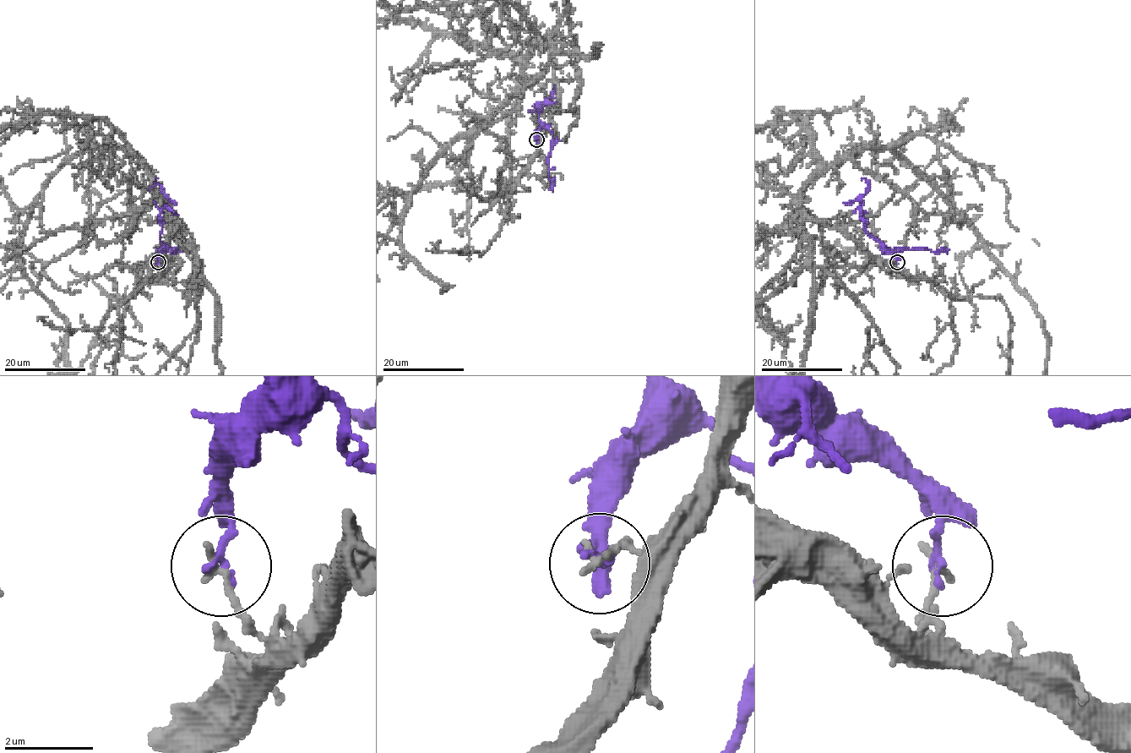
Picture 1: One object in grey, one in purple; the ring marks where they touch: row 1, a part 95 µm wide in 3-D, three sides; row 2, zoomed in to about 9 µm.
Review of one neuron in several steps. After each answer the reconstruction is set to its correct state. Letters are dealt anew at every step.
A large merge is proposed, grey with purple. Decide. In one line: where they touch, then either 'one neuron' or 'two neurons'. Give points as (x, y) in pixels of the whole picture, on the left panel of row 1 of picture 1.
at (158, 262); two neurons

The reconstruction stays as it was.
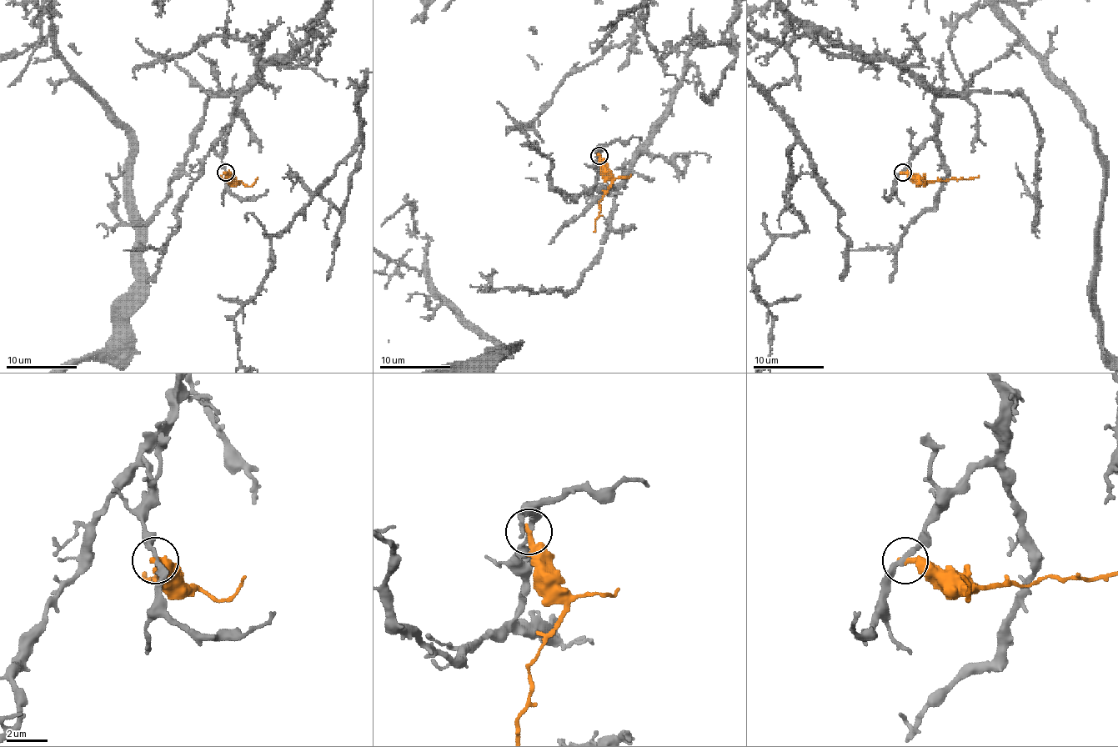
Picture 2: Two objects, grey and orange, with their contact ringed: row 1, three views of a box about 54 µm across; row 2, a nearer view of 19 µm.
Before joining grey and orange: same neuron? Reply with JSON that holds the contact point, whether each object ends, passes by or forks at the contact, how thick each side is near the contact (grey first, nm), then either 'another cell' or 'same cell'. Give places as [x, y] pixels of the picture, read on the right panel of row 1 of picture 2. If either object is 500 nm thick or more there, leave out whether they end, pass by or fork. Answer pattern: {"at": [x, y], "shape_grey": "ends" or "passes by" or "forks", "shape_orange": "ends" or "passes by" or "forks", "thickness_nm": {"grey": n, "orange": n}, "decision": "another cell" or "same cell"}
{"at": [902, 172], "shape_grey": "passes by", "shape_orange": "ends", "thickness_nm": {"grey": 240, "orange": 360}, "decision": "another cell"}

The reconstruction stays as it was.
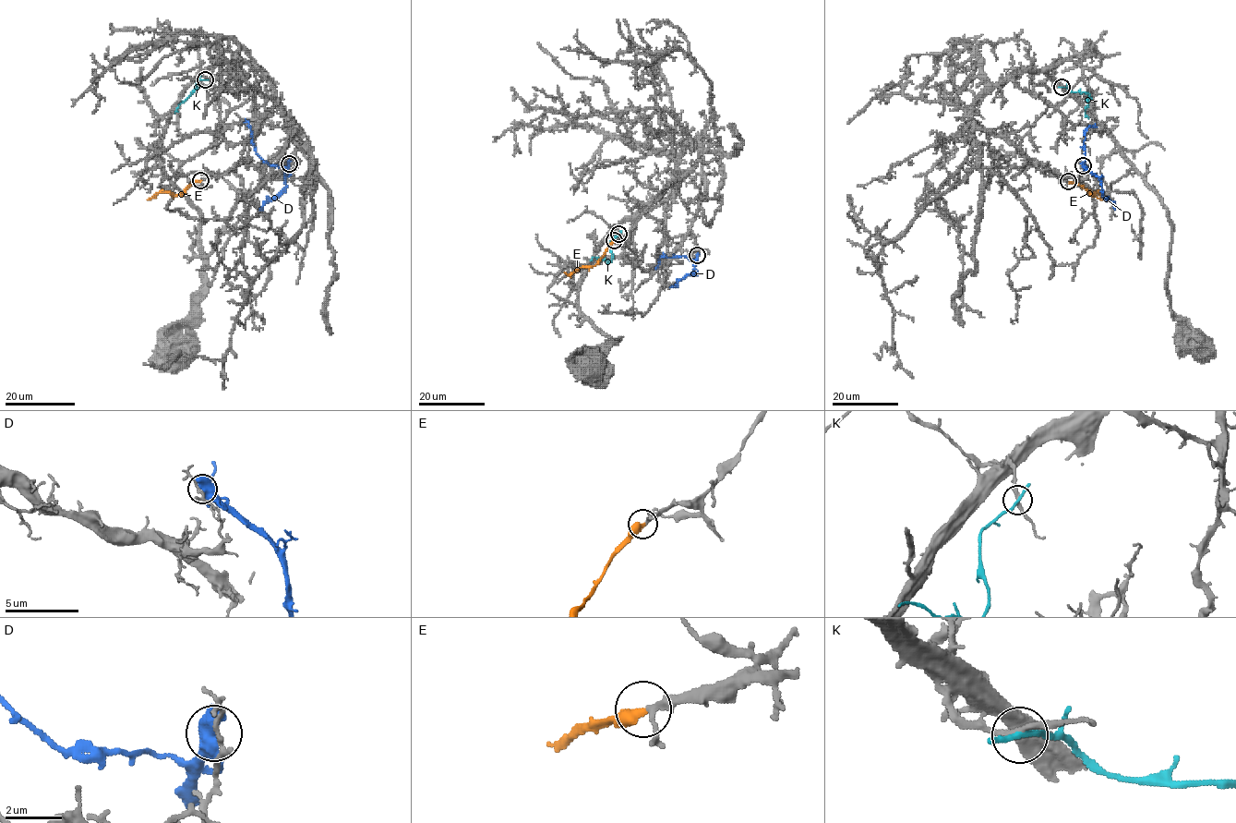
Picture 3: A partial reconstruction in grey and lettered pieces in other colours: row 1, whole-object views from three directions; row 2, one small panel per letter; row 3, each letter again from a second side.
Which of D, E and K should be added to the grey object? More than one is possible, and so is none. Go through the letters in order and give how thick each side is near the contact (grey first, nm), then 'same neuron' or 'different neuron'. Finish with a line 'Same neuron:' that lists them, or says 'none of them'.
D: 180 nm thick on the grey side, 750 nm on the other; different neuron
E: 170 nm thick on the grey side, 460 nm on the other; same neuron
K: 200 nm thick on the grey side, 170 nm on the other; different neuron
Same neuron: E

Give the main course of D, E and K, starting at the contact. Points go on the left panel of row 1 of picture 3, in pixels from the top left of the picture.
D: (289, 163), (286, 166), (266, 163), (252, 142), (251, 127), (247, 122), (243, 122)
E: (200, 179), (193, 181), (182, 193), (160, 192), (147, 199)
K: (205, 79), (197, 83), (198, 86), (175, 113)

